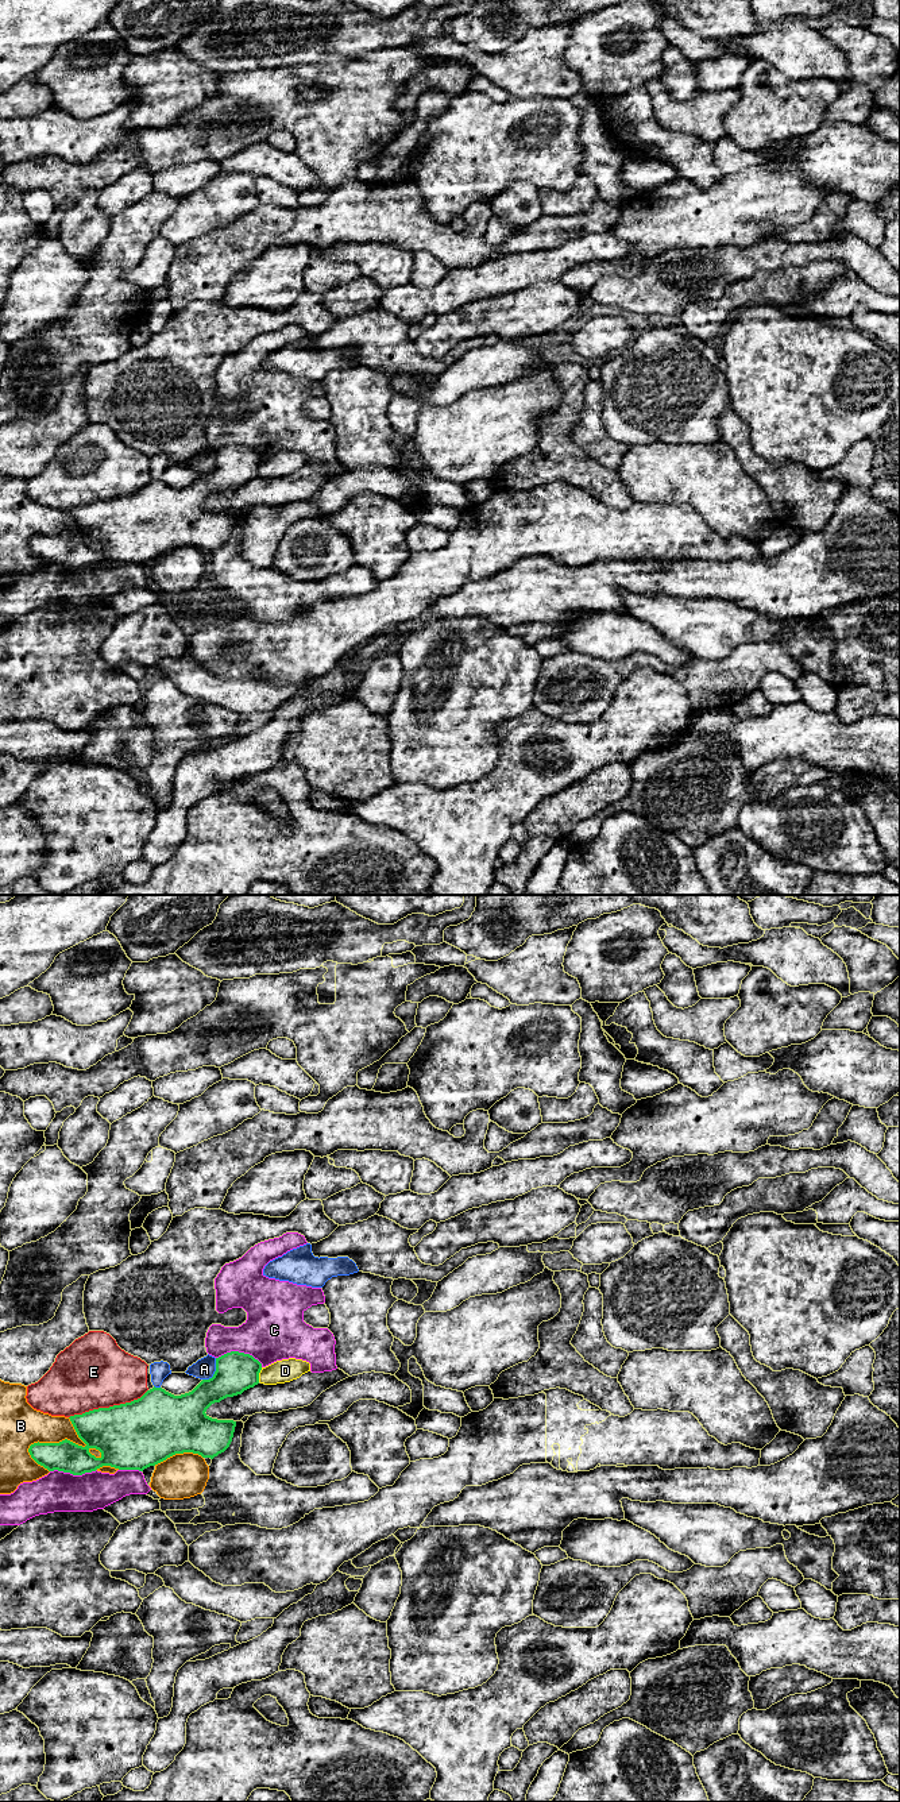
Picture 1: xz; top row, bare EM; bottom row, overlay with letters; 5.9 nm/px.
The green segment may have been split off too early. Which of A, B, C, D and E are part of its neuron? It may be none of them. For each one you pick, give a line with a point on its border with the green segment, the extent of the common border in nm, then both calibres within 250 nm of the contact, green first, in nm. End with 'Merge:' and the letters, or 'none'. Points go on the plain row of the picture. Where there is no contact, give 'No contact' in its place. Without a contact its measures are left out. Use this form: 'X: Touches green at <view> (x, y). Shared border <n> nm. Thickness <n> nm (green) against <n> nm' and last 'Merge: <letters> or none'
Merge: none

